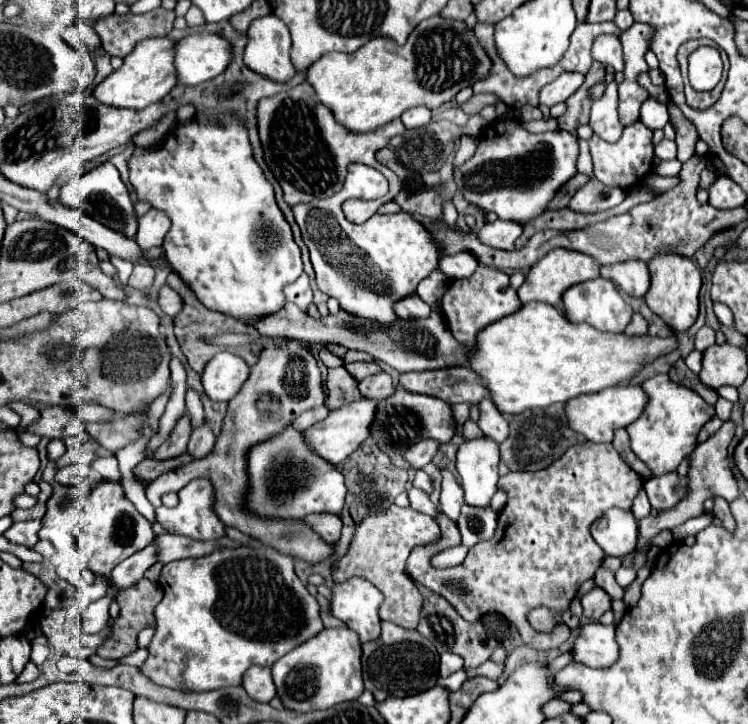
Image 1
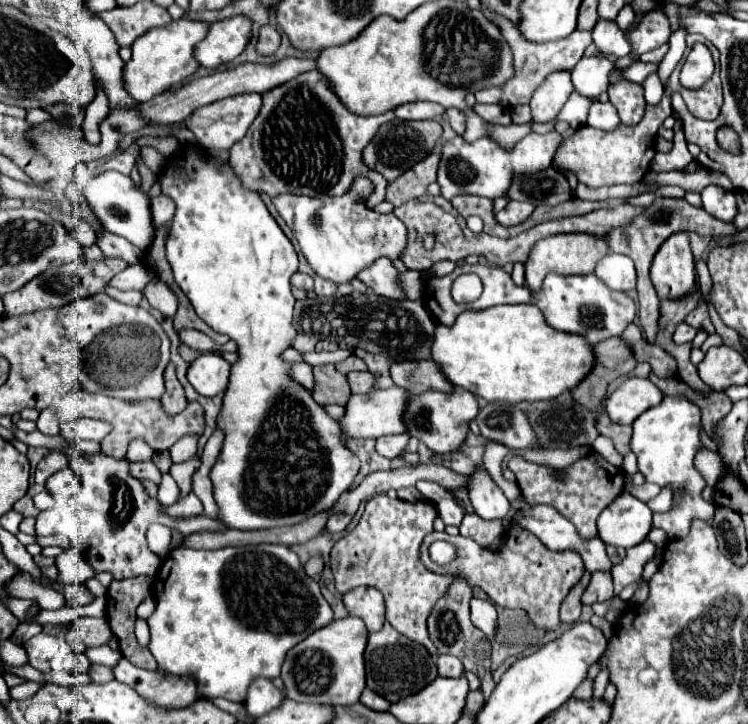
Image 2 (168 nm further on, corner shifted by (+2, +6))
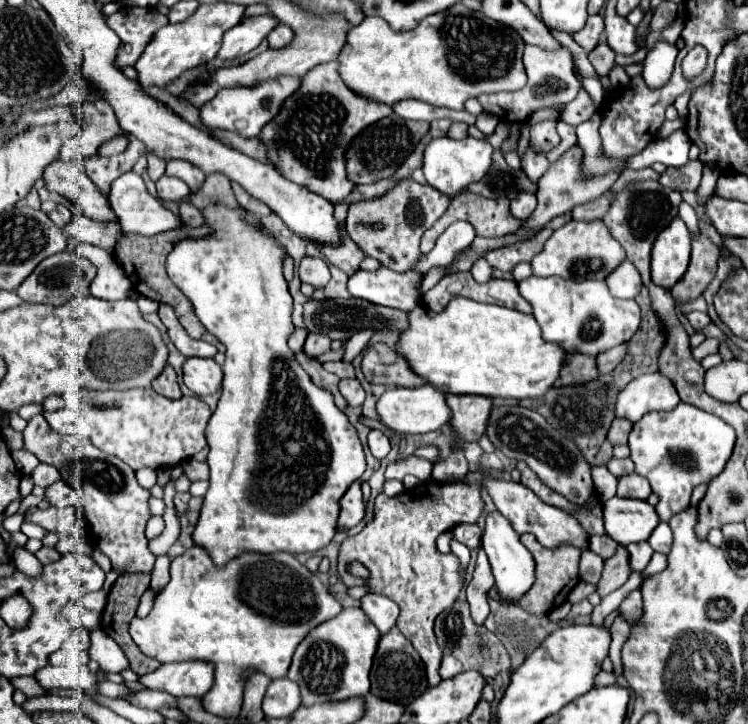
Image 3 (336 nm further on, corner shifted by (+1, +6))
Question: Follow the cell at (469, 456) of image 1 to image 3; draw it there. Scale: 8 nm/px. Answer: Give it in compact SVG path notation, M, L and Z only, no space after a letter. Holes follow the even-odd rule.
M491 512L485 518L485 532L483 532L483 550L489 556L491 568L493 568L493 576L495 576L495 586L501 594L503 600L517 600L521 598L533 584L535 574L533 574L533 556L529 554L529 550L519 542L519 534L513 532L513 528L509 526L509 520L501 514L501 512Z

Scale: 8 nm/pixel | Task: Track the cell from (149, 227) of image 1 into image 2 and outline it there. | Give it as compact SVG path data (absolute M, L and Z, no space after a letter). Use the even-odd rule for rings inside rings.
M160 194L152 198L152 214L154 214L154 226L168 224L174 218L174 202L170 196Z

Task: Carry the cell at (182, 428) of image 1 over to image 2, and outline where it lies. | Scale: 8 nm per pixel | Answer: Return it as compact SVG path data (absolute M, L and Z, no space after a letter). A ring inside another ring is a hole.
M172 362L166 366L164 380L166 380L166 392L164 392L164 396L160 398L162 406L166 408L168 414L182 412L182 410L188 406L188 400L186 400L186 396L184 396L184 388L182 388L182 384L180 384L178 378L176 378L174 364L172 364Z

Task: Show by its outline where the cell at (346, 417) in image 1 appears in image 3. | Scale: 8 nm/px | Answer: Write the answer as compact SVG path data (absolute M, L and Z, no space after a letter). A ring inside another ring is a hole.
M425 384L419 388L391 388L387 390L379 400L377 400L377 412L379 420L399 432L399 434L425 434L441 428L443 424L449 422L449 408L445 404L445 396L441 390Z

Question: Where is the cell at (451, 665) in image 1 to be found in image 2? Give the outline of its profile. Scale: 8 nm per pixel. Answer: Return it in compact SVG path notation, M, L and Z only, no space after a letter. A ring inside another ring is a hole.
M440 654L438 656L438 676L458 678L458 676L462 676L462 672L464 672L462 662L456 656L450 656L450 654Z

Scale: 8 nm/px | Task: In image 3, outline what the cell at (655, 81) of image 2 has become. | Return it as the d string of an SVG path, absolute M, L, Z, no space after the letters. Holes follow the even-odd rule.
M657 42L655 48L645 58L643 80L649 88L661 88L673 74L673 64L677 58L677 46L667 42Z

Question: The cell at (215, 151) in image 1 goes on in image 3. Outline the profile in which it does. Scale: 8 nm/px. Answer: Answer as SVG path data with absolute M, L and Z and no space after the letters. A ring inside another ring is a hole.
M209 204L201 210L203 218L205 218L205 226L213 228L213 234L209 236L201 236L201 238L183 238L175 244L175 248L169 252L167 256L167 274L173 280L173 284L189 298L189 302L195 308L197 318L203 322L203 326L215 334L225 346L227 346L227 358L223 364L223 392L217 404L217 410L213 412L209 426L207 426L207 444L209 444L209 456L207 456L207 464L211 468L211 480L209 480L209 490L203 498L203 508L201 508L201 516L197 522L197 528L193 532L193 540L195 544L203 546L213 562L217 566L223 566L225 562L229 562L233 556L239 556L245 550L257 550L257 552L291 552L291 554L299 554L299 552L317 552L321 548L325 548L333 536L335 536L335 528L333 524L337 522L337 512L339 512L339 498L347 492L349 484L359 480L365 472L365 454L361 448L361 442L357 438L355 428L349 424L347 416L335 406L331 392L325 392L323 388L317 388L309 376L303 372L303 368L299 366L299 362L295 362L295 354L293 350L287 346L289 336L293 334L295 326L291 322L291 312L293 312L293 298L289 294L289 284L283 278L283 260L287 256L285 248L281 246L281 242L261 224L249 224L247 222L247 210L237 206L237 208L229 208L225 204Z

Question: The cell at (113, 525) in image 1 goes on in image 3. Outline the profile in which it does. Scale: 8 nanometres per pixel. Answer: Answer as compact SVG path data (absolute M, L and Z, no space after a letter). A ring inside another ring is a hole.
M37 414L33 416L29 422L27 422L27 428L23 432L25 436L25 448L29 452L33 452L41 462L45 464L51 464L55 466L63 480L69 482L75 492L79 494L75 504L71 506L63 506L64 508L70 507L70 516L76 514L78 516L78 506L87 506L80 515L85 516L85 520L88 524L90 531L93 533L93 538L95 538L95 544L97 548L111 560L111 566L115 572L119 574L137 574L137 572L143 572L143 574L149 574L153 570L153 564L155 564L155 556L153 552L149 550L149 540L145 538L145 526L149 522L149 518L153 516L151 510L149 510L149 490L145 490L143 486L139 486L137 478L135 478L135 472L119 458L111 456L111 454L105 454L101 452L99 448L95 448L91 444L91 440L87 438L79 438L79 436L61 436L57 432L53 432L47 424L47 420L43 418L43 414Z

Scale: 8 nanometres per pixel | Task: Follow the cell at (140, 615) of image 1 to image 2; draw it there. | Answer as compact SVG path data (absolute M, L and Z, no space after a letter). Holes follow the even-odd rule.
M138 576L132 580L114 580L108 588L108 624L120 642L126 660L144 670L158 670L148 648L142 648L134 636L134 620L138 604L150 594L150 578Z

